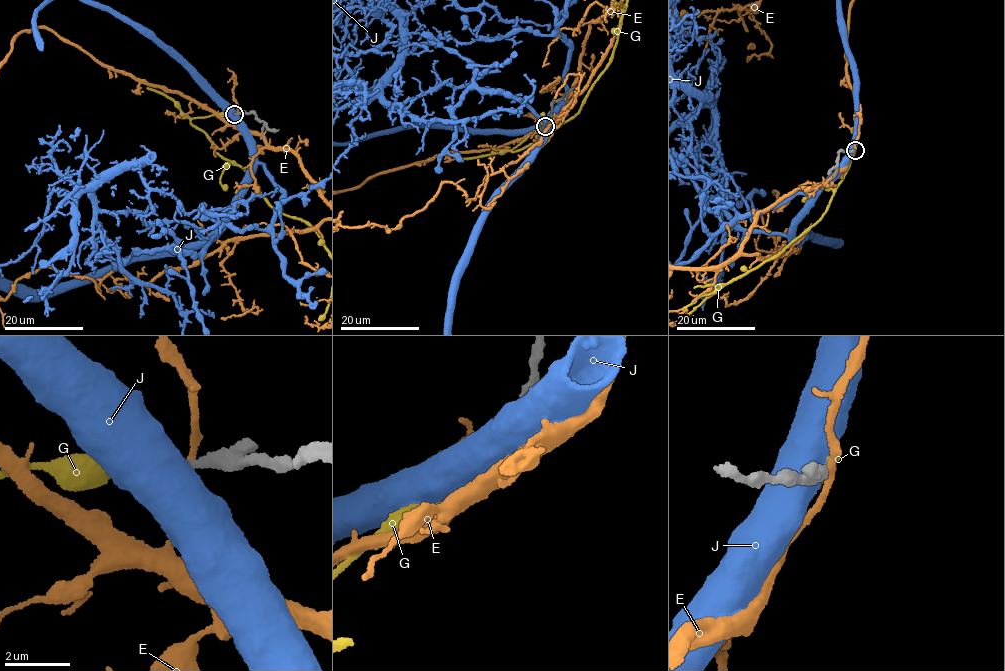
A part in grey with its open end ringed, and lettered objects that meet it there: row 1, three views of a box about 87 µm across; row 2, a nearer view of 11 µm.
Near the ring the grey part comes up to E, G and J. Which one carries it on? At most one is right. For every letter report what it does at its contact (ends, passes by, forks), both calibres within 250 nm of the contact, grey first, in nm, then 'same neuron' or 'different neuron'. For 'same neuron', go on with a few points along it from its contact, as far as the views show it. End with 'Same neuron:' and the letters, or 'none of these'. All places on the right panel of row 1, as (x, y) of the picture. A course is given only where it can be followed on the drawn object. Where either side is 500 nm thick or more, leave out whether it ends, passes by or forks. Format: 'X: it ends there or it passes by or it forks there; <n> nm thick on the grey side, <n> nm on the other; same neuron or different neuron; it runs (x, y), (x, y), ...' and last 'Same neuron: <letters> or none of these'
E: it passes by; 360 nm thick on the grey side, 200 nm on the other; different neuron
G: it ends there; 280 nm thick on the grey side, 200 nm on the other; different neuron
J: 300 nm thick on the grey side, 800 nm on the other; different neuron
Same neuron: none of these

